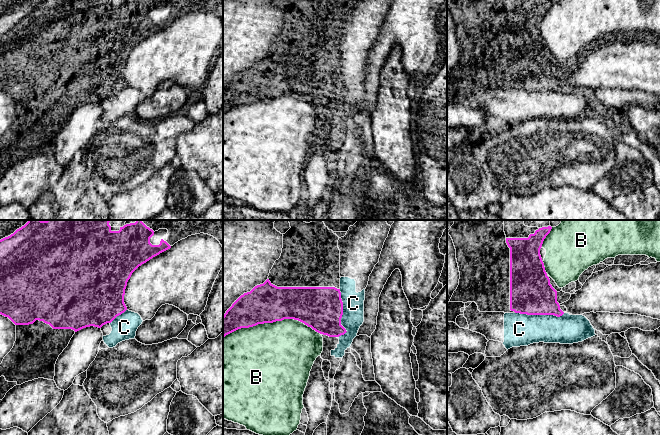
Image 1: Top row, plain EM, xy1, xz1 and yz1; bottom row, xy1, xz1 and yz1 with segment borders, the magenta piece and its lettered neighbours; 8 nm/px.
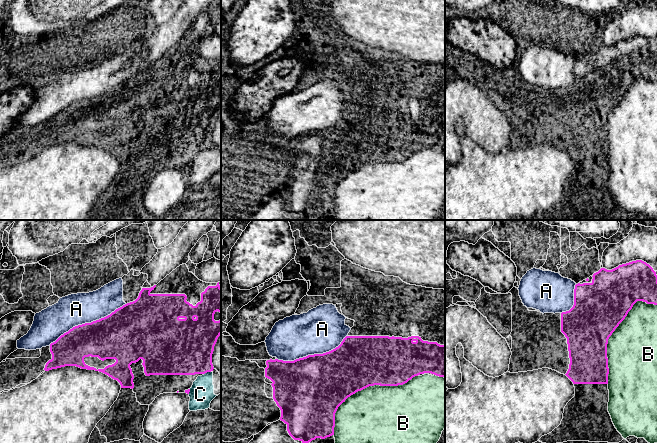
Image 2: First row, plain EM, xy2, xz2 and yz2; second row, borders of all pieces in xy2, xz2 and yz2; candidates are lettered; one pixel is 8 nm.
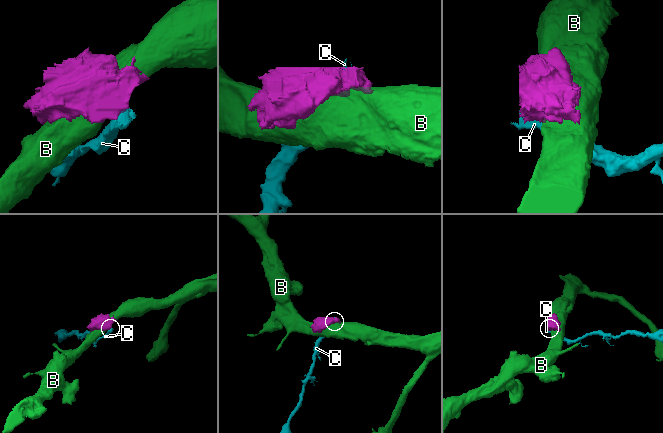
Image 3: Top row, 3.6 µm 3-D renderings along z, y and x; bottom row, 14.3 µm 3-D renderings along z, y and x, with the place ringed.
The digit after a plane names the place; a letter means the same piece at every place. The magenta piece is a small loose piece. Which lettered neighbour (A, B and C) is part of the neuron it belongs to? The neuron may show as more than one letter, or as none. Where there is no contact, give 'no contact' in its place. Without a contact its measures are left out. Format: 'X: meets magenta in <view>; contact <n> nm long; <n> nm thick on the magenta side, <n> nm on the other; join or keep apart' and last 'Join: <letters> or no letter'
A: meets magenta in xy2; contact 700 nm long; 360 nm thick on the magenta side, 260 nm on the other; keep apart
B: meets magenta in xz2; contact 850 nm long; 420 nm thick on the magenta side, 500 nm on the other; keep apart
C: meets magenta in xz1; contact 400 nm long; 360 nm thick on the magenta side, 180 nm on the other; keep apart
Join: no letter

